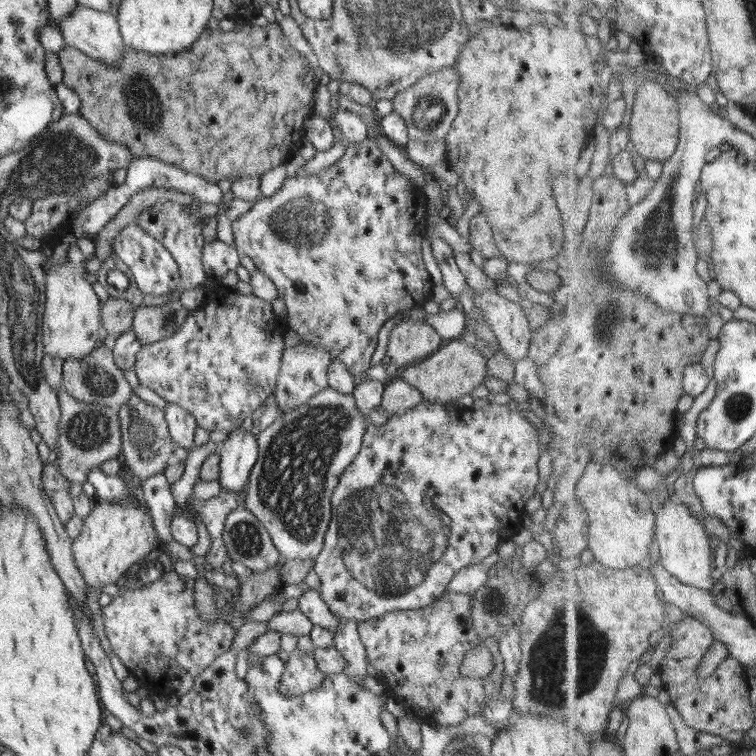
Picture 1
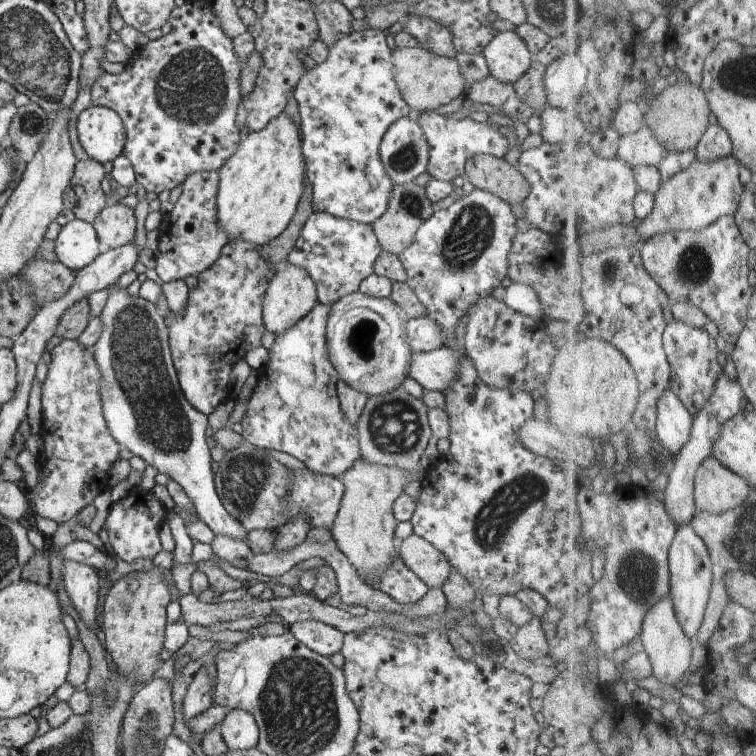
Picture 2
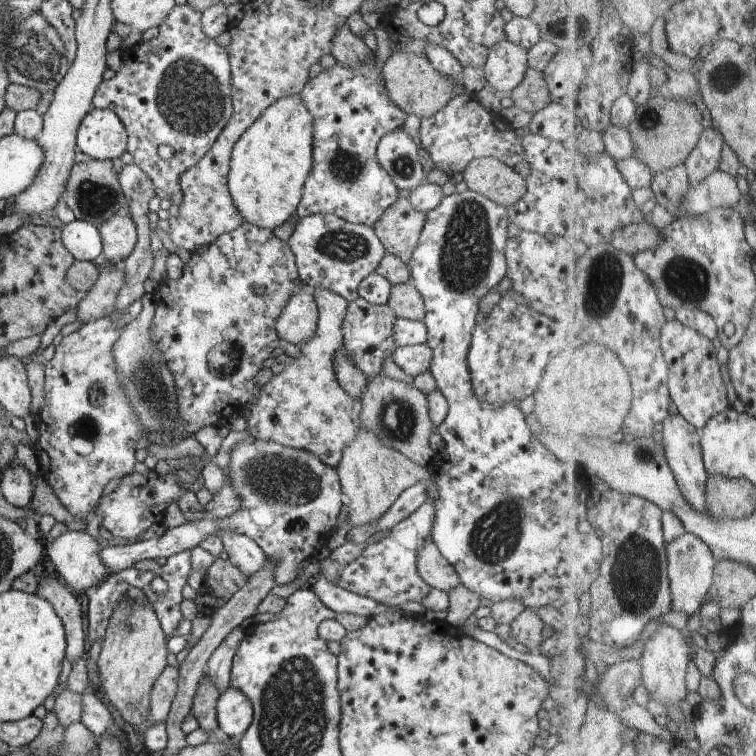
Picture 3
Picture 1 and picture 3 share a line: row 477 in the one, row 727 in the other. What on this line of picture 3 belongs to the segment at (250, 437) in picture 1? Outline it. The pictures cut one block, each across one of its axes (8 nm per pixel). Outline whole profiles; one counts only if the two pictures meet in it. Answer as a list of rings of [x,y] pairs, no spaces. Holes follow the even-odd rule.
[[[228,686],[217,700],[218,726],[232,740],[240,740],[253,721],[253,706],[238,688]]]

